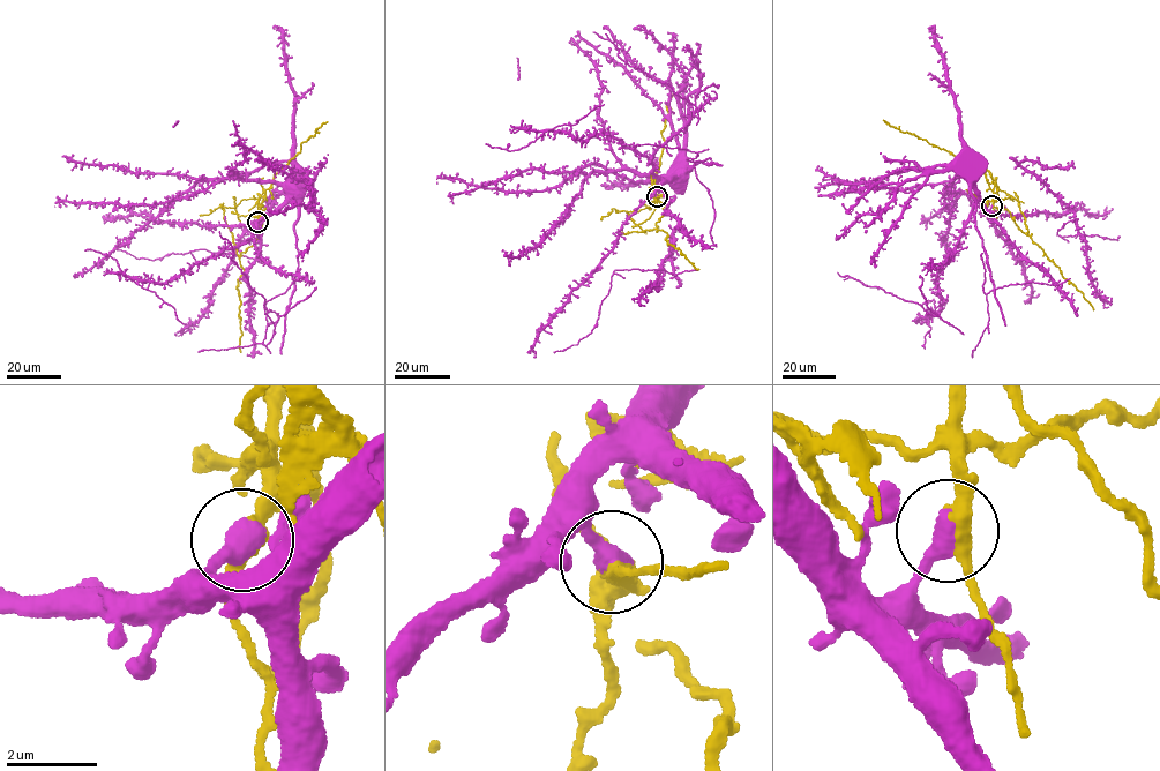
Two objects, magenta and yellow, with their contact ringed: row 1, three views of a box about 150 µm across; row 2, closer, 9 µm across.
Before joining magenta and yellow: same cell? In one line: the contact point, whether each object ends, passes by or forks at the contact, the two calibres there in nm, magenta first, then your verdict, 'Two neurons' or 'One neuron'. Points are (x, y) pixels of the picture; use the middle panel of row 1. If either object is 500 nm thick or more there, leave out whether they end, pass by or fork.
Place: (657, 196). Thickness 550 nm (magenta) against 380 nm. Two neurons

